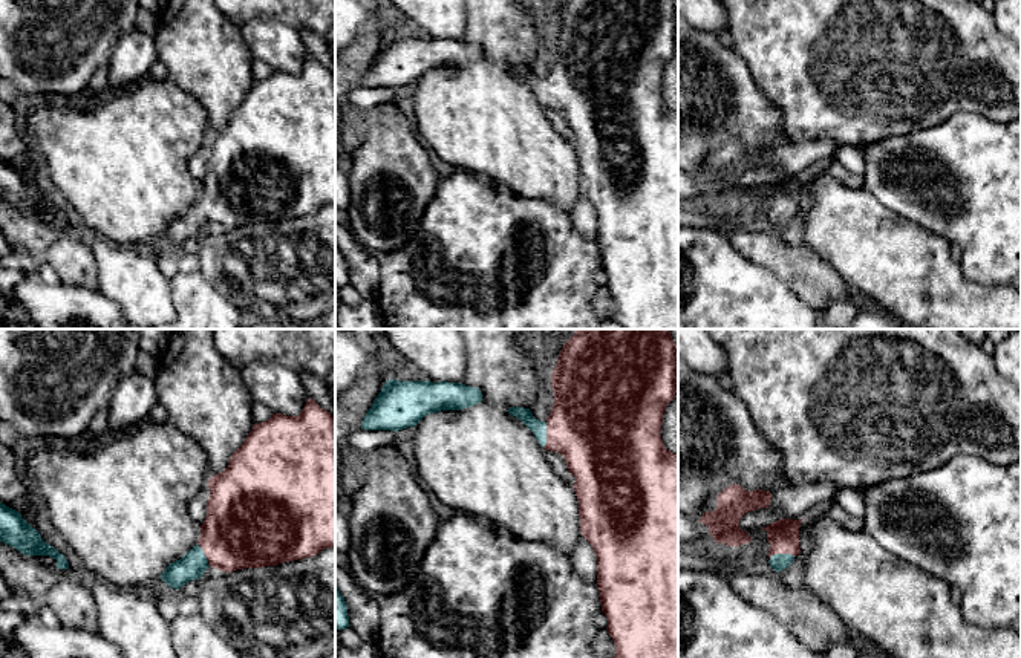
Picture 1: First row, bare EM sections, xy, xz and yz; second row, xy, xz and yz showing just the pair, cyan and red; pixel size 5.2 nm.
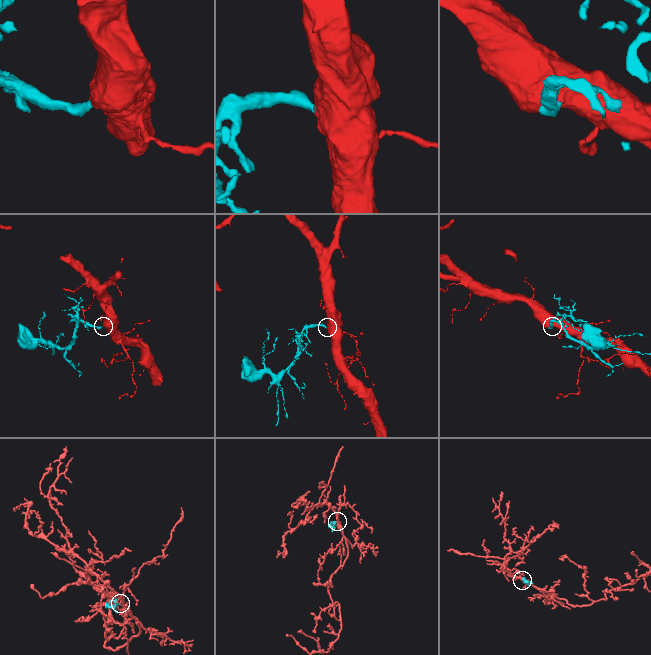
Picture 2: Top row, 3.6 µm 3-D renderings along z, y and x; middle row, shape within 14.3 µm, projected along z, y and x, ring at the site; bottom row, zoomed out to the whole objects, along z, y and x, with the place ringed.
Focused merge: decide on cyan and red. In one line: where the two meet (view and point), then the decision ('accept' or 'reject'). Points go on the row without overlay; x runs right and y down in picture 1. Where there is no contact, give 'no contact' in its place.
meets cyan in yz at (781, 211); accept

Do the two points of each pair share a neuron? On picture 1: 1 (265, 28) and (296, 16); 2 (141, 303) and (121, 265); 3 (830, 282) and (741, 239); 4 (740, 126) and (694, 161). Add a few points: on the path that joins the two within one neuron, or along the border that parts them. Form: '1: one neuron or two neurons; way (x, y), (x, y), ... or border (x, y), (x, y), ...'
1: two neurons; border (268, 16), (296, 29)
2: one neuron; way (141, 294), (127, 274)
3: one neuron; way (808, 276), (799, 267), (763, 248)
4: one neuron; way (729, 126), (704, 150)

